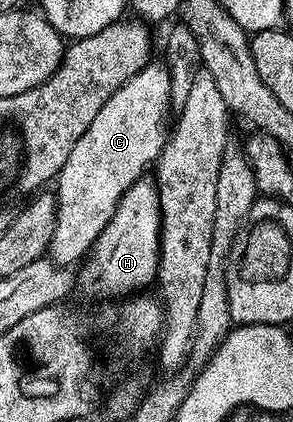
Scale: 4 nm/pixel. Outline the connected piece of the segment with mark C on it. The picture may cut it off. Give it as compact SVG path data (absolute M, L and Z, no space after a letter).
M151 63L143 67L136 75L132 75L132 79L128 79L128 83L124 83L117 91L108 99L108 103L104 103L104 107L100 107L100 115L96 115L96 119L92 119L92 124L88 127L88 131L84 131L84 135L80 135L80 139L76 139L76 147L72 147L72 155L68 155L68 163L64 163L64 167L59 171L56 178L56 200L58 210L56 211L56 227L52 231L52 239L48 248L49 260L55 265L63 267L73 266L73 261L81 262L83 258L89 254L94 248L96 239L100 235L100 231L104 231L104 227L112 219L112 215L116 211L116 207L120 203L120 199L129 191L138 181L143 180L146 168L148 170L157 162L158 157L162 153L168 140L168 127L166 129L166 120L170 117L172 106L170 103L170 71L165 64Z

